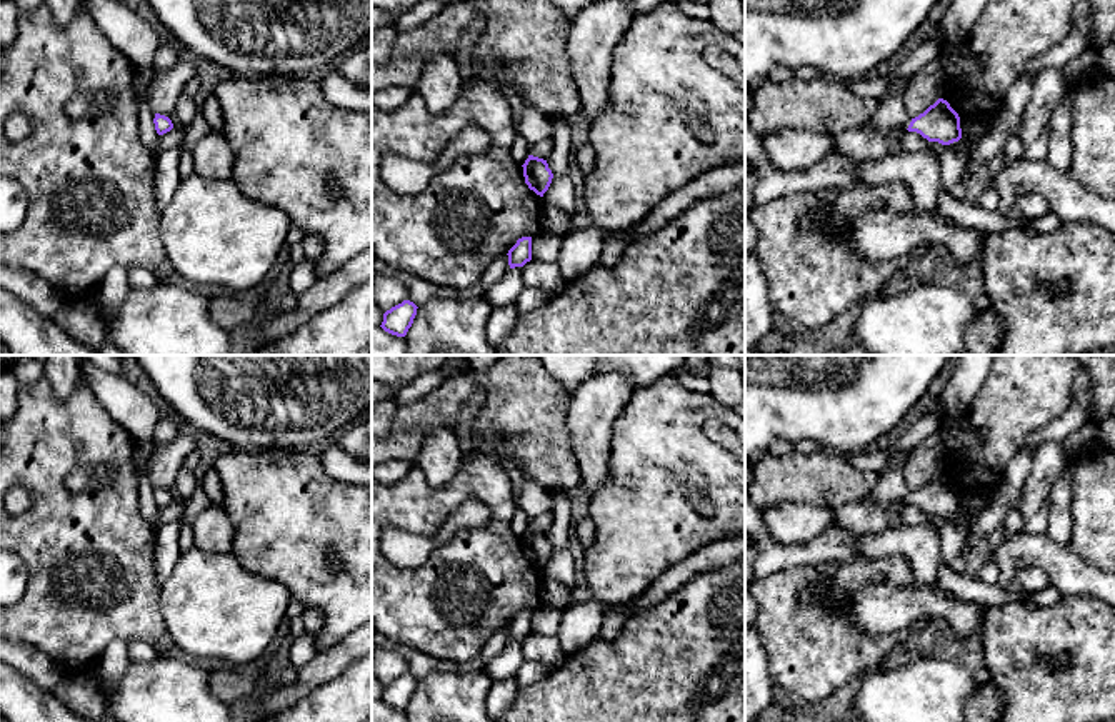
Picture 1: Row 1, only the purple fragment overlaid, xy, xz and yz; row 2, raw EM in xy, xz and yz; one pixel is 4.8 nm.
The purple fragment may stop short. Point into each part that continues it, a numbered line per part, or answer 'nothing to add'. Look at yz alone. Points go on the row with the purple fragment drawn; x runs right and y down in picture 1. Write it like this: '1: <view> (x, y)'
1: yz (890, 112)

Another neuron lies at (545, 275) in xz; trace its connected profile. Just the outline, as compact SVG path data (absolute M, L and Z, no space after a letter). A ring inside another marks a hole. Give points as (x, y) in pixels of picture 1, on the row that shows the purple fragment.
M530 260L523 265L522 282L525 287L538 288L548 295L563 280L557 262Z

